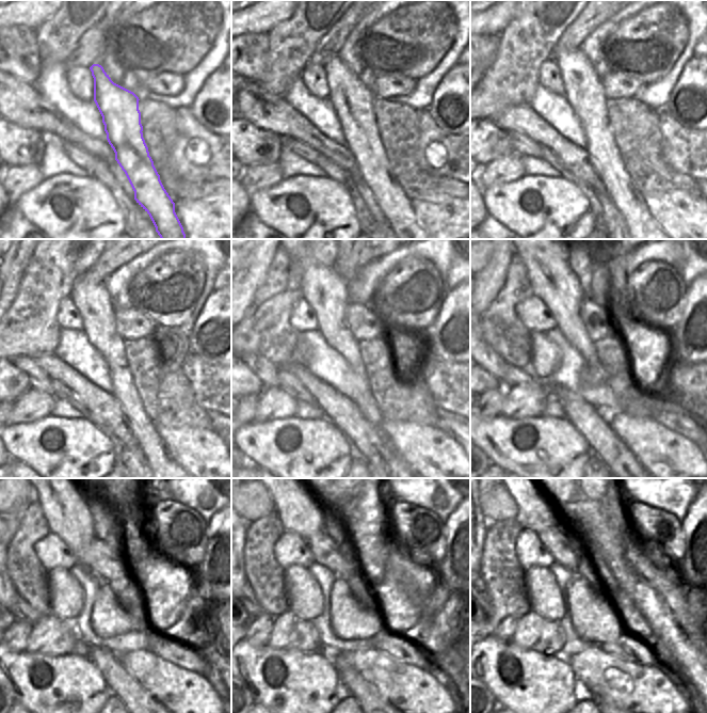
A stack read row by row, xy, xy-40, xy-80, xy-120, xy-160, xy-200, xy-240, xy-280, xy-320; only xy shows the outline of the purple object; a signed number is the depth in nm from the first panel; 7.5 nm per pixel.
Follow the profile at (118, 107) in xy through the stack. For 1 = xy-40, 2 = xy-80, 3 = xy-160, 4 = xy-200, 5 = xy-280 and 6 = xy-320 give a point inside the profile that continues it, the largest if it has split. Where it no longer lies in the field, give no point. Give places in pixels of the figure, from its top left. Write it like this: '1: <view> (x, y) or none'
1: xy-40 (353, 103)
2: xy-80 (583, 90)
3: xy-160 (322, 287)
4: xy-200 (552, 281)
5: xy-280 (301, 508)
6: xy-320 (536, 510)

